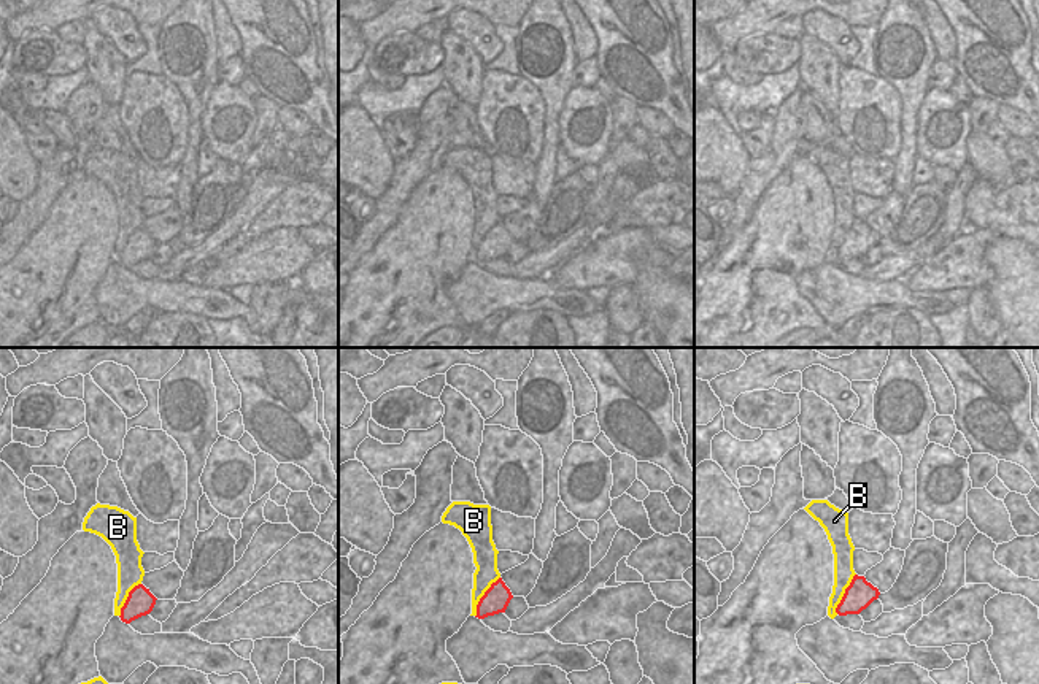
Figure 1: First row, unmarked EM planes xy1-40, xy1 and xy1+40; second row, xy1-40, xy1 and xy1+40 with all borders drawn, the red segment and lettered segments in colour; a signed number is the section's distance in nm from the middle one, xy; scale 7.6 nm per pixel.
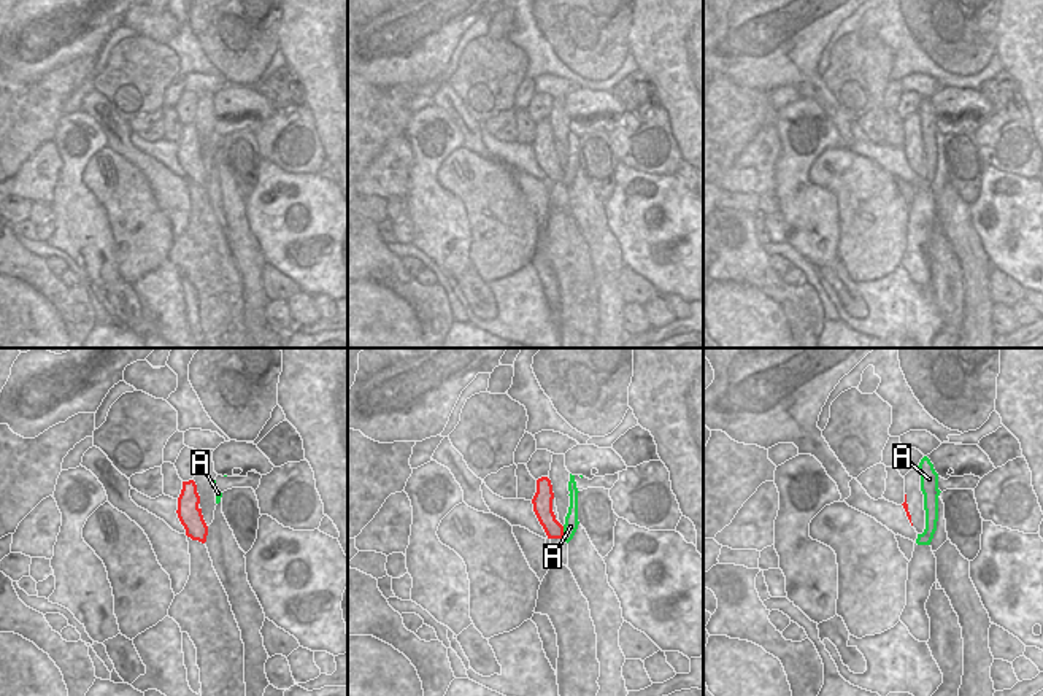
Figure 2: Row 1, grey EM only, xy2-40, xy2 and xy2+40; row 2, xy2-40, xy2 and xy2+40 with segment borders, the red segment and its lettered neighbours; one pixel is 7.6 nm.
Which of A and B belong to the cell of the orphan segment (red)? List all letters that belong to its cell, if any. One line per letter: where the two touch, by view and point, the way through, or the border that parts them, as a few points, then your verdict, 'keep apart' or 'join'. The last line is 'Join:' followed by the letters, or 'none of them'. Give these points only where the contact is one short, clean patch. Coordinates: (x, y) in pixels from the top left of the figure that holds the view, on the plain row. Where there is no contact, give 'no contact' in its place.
A: xy2 (562, 177) | along xy2 (562, 170), (564, 181) | keep apart
B: xy1 (482, 242) | keep apart
Join: none of them

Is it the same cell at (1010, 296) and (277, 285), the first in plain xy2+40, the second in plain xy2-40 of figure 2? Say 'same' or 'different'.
same

